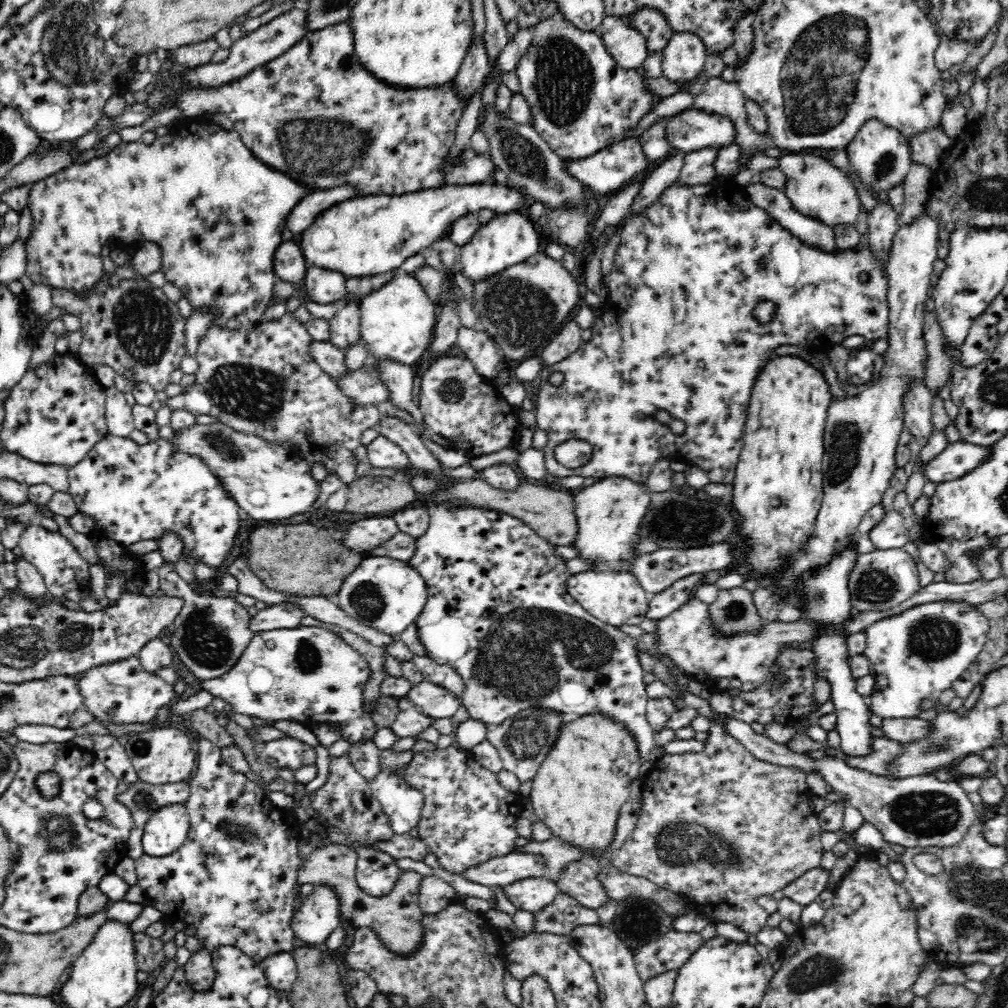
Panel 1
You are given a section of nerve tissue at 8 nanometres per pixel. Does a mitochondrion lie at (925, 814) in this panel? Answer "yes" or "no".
yes

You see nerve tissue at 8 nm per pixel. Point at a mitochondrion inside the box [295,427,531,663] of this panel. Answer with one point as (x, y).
(368, 599)

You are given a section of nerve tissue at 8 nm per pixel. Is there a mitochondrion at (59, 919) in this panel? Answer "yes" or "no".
no

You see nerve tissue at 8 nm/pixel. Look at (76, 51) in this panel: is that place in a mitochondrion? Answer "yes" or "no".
yes

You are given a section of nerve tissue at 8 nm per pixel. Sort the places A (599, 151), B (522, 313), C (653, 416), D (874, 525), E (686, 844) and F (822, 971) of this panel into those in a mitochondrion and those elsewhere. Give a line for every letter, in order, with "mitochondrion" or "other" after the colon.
A: other
B: mitochondrion
C: other
D: other
E: mitochondrion
F: mitochondrion

